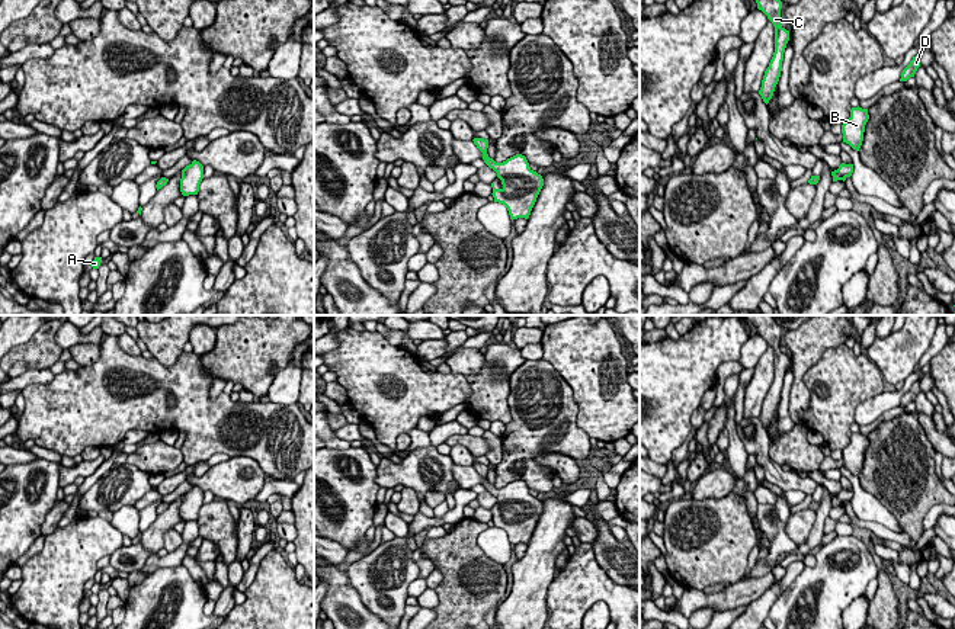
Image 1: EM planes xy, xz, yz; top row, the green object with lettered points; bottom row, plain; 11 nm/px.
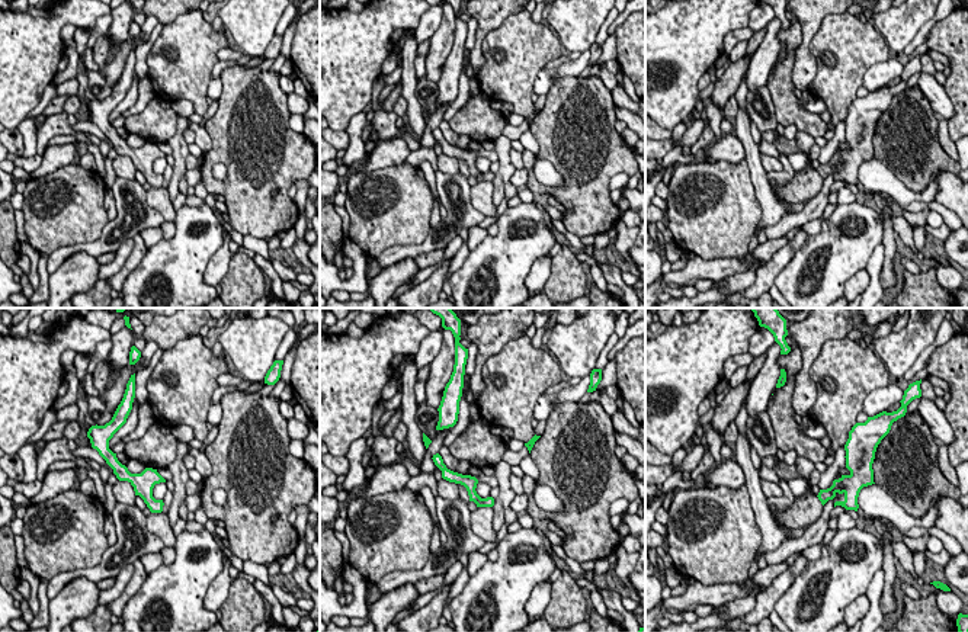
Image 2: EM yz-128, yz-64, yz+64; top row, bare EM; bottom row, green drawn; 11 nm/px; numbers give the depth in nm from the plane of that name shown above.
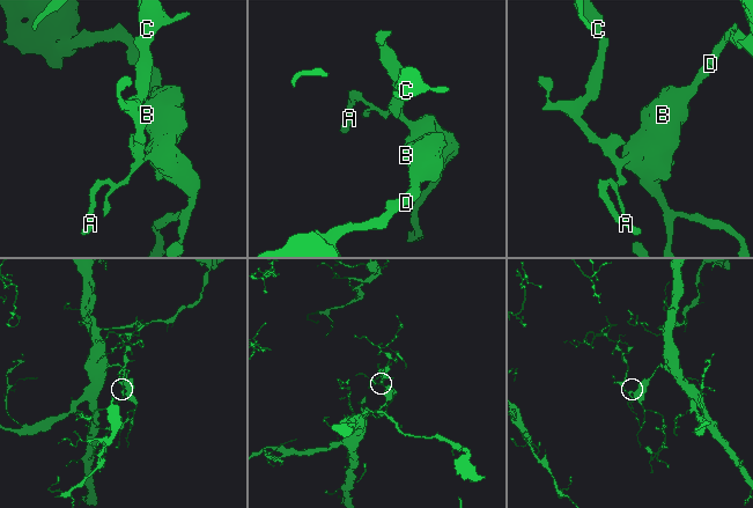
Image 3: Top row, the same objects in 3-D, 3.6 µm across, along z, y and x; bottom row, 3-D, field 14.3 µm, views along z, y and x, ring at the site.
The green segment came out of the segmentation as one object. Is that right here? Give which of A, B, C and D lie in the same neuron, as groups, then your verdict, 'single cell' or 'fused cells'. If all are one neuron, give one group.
groups A B C D; single cell

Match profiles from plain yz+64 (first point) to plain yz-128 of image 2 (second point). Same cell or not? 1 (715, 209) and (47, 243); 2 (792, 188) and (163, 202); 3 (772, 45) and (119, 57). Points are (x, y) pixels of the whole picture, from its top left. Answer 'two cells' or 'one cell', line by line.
1: one cell
2: one cell
3: two cells

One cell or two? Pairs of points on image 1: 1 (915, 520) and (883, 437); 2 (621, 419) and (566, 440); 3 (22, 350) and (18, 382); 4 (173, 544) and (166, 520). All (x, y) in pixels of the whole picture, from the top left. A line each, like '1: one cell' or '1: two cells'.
1: one cell
2: two cells
3: two cells
4: two cells

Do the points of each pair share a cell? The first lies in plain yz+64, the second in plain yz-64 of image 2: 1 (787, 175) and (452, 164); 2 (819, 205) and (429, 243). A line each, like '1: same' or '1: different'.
1: different
2: different

